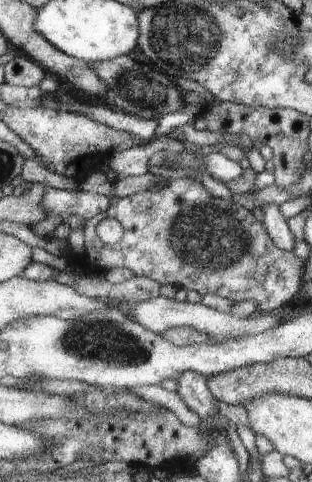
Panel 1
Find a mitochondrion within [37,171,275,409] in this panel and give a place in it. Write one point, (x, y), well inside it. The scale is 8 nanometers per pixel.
(211, 237)

